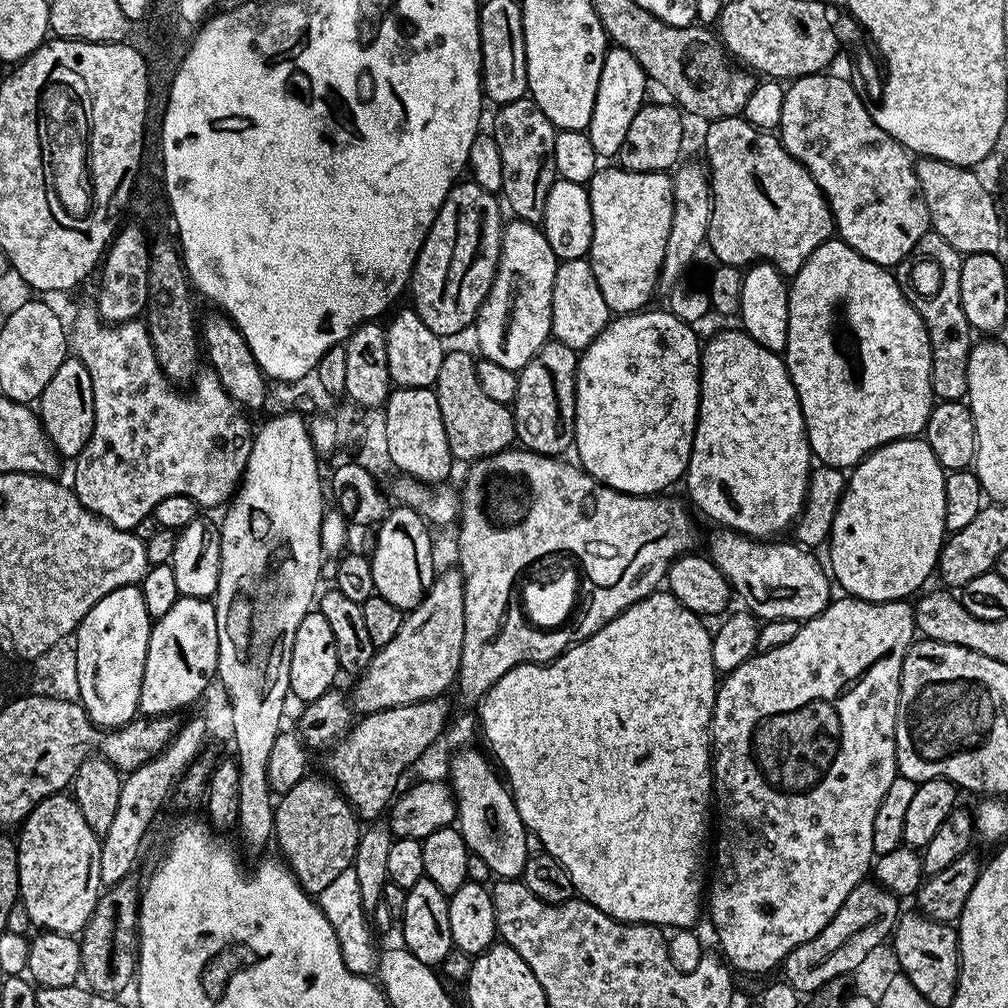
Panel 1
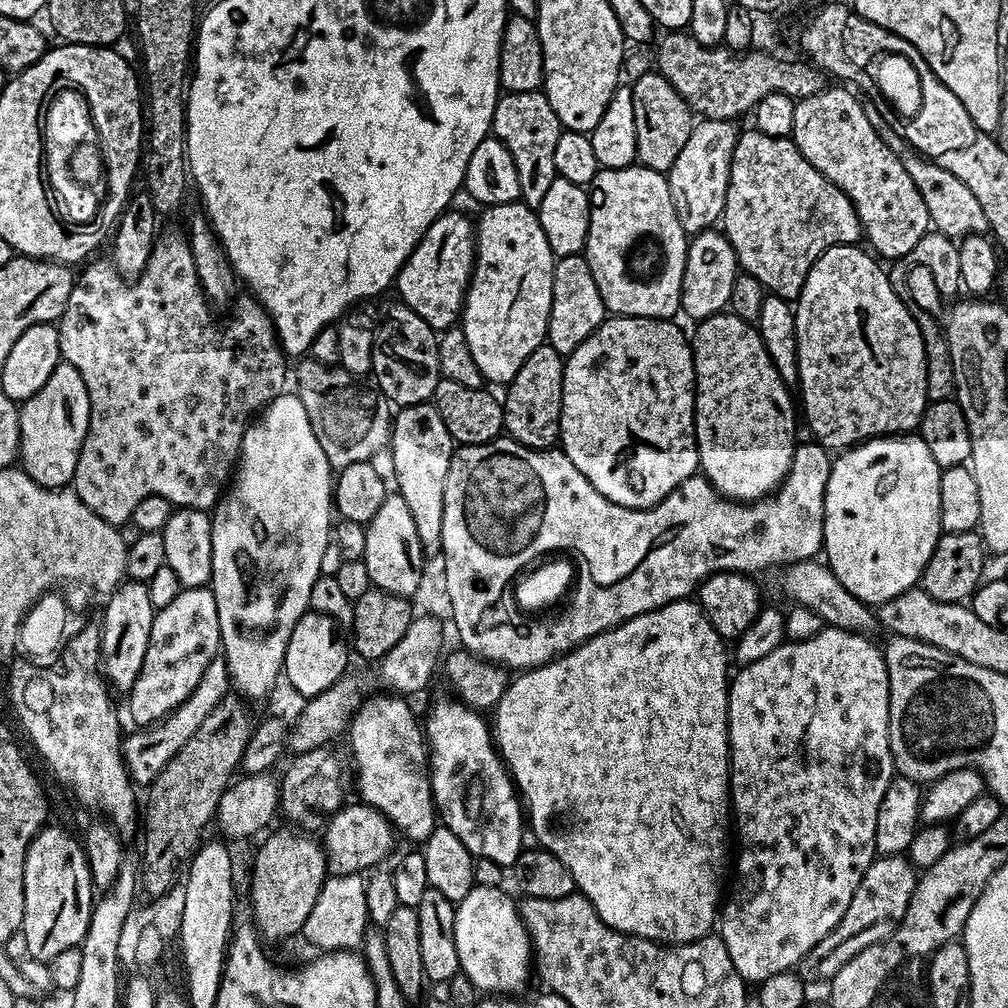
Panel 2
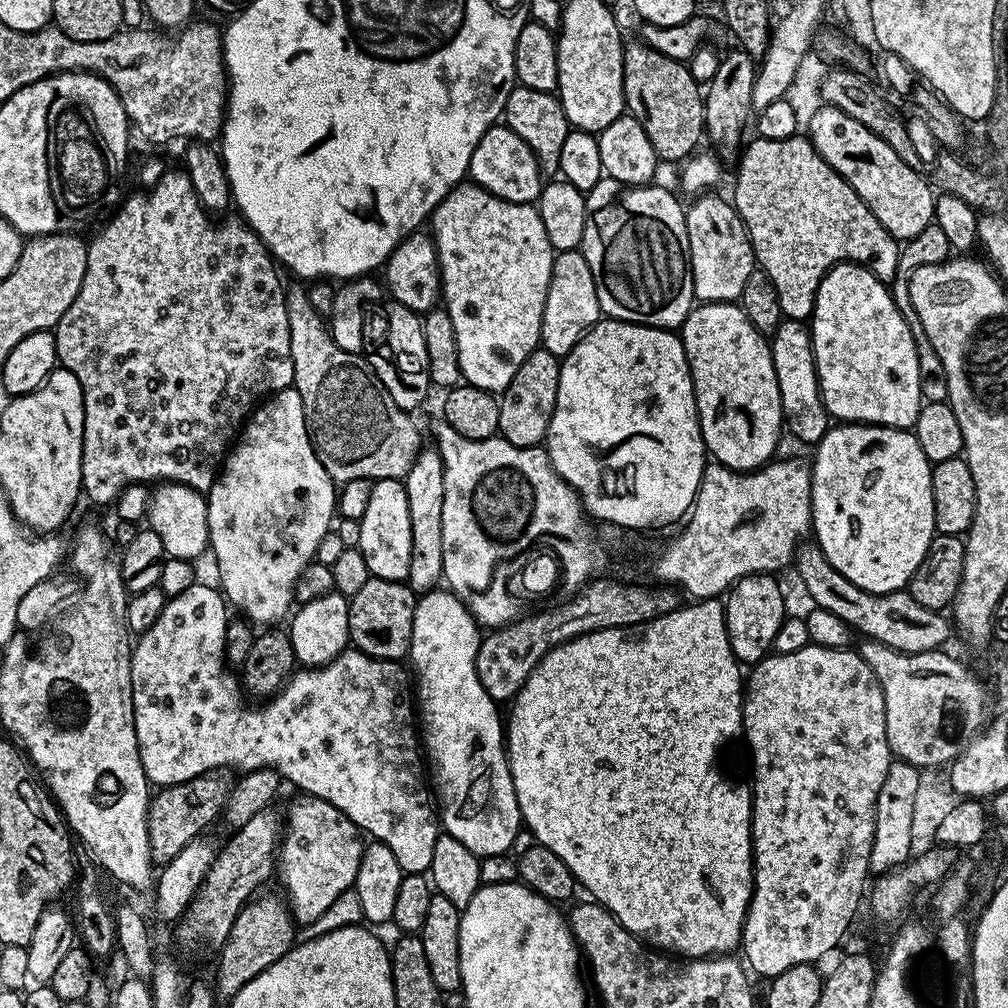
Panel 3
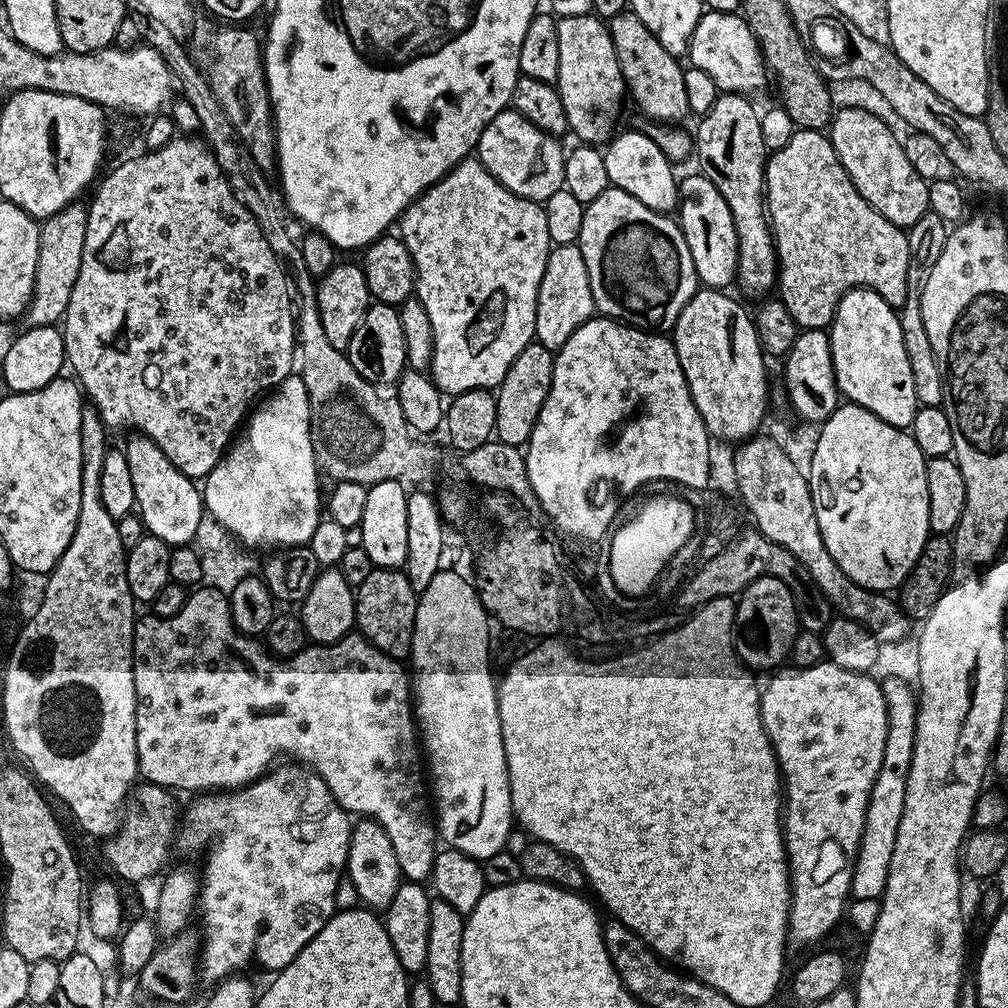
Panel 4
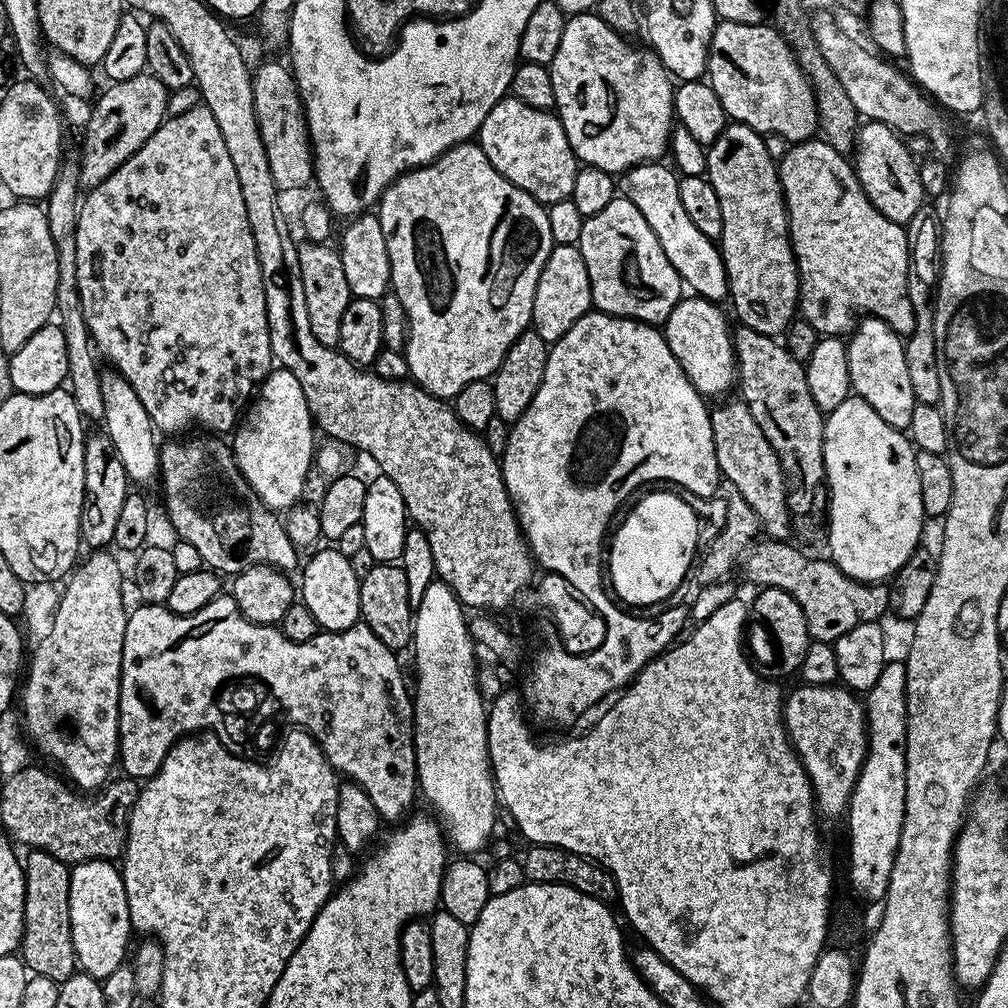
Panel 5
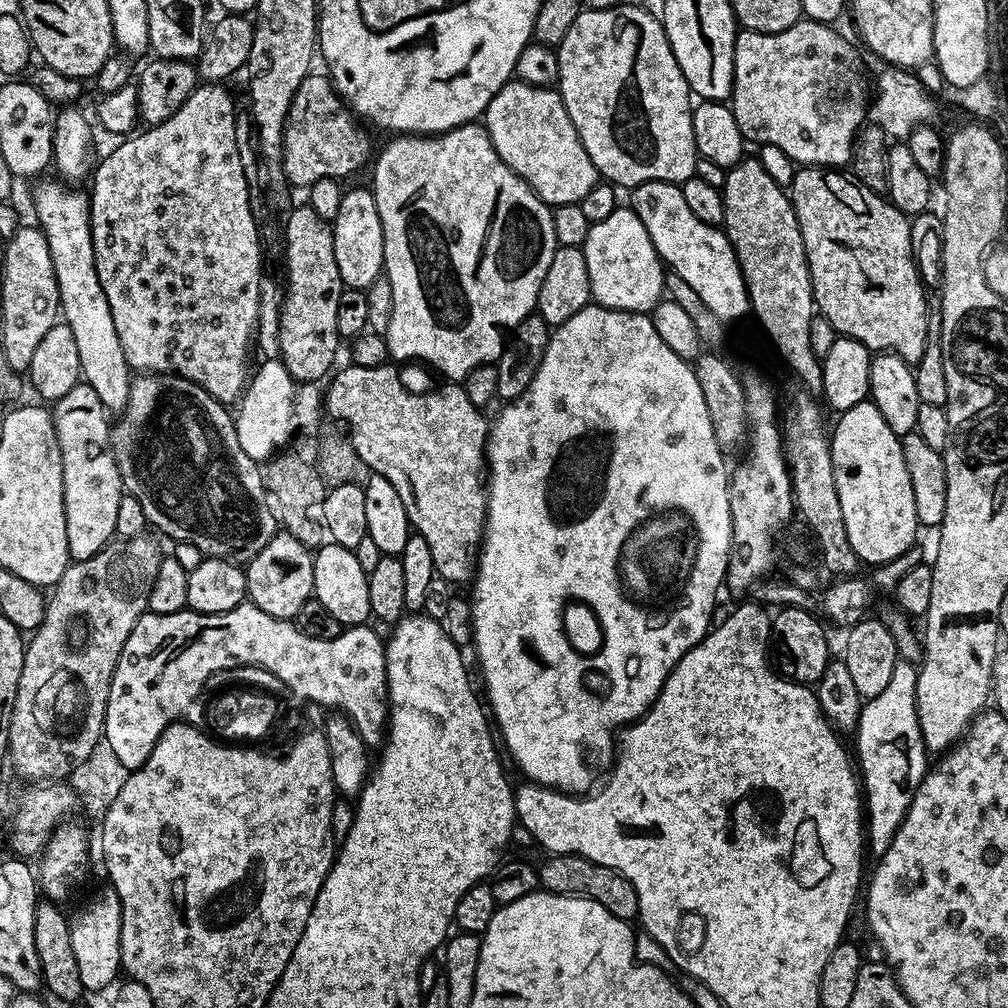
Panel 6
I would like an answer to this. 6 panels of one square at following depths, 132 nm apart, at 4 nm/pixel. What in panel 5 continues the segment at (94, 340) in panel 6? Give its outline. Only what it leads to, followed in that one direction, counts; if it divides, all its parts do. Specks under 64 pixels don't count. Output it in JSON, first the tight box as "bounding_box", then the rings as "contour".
{"bounding_box":[100,370,160,486],"contour":[[[115,370],[101,371],[100,382],[104,407],[103,431],[110,438],[110,442],[114,442],[114,450],[129,481],[136,486],[144,486],[140,484],[148,484],[151,480],[153,483],[160,470],[160,449],[150,414],[146,414],[146,406],[142,406],[142,398],[134,394],[134,386],[130,386],[130,382],[126,382],[126,378]]]}

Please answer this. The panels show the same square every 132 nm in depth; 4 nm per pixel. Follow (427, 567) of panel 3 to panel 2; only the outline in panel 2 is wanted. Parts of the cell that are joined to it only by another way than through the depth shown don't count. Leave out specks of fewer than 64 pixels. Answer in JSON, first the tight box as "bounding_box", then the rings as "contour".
{"bounding_box":[390,403,454,553],"contour":[[[435,403],[410,404],[395,413],[391,423],[390,455],[396,471],[397,493],[406,498],[425,553],[440,552],[442,510],[446,494],[446,470],[450,470],[454,441]]]}

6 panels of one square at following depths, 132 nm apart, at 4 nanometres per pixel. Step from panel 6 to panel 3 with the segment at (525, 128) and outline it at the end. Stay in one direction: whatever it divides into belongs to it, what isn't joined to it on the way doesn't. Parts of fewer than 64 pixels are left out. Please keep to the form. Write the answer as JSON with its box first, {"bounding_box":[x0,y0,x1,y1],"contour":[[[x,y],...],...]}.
{"bounding_box":[468,126,542,204],"contour":[[[490,126],[485,130],[478,146],[474,146],[468,176],[471,183],[515,204],[532,204],[540,198],[542,173],[538,162],[530,146],[526,146],[526,142],[506,126]]]}

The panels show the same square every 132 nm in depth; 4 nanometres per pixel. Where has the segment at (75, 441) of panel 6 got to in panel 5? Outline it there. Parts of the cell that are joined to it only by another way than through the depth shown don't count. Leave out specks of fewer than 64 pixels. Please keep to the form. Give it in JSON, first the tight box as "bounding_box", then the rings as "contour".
{"bounding_box":[80,434,130,550],"contour":[[[107,434],[99,435],[89,435],[84,442],[84,509],[80,519],[80,538],[92,550],[112,544],[122,502],[126,502],[130,491],[130,481],[114,450],[114,442],[110,442]]]}

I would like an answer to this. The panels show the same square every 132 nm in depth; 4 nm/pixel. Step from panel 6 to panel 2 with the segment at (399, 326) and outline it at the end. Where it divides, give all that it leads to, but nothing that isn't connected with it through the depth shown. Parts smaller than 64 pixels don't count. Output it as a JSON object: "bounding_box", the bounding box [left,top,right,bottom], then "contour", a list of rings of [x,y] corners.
{"bounding_box":[462,204,554,386],"contour":[[[493,204],[481,212],[474,224],[476,263],[464,296],[462,327],[485,381],[506,386],[548,335],[554,257],[539,215],[527,204]]]}

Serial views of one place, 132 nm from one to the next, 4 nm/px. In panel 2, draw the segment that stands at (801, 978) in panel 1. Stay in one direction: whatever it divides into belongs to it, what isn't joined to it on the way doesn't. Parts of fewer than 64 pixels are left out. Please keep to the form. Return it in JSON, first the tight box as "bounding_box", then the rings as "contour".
{"bounding_box":[798,855,917,986],"contour":[[[877,855],[872,865],[866,870],[866,874],[862,874],[862,882],[858,882],[858,890],[854,890],[854,898],[850,898],[850,906],[846,906],[846,914],[842,914],[842,922],[838,922],[838,926],[834,926],[834,930],[830,930],[830,934],[826,934],[826,938],[822,938],[822,942],[818,942],[818,946],[814,946],[814,950],[810,950],[810,954],[806,954],[806,958],[800,961],[798,971],[805,985],[812,986],[819,980],[827,981],[830,974],[838,971],[852,955],[864,947],[866,943],[864,935],[867,932],[876,931],[880,932],[878,934],[887,934],[895,931],[902,922],[903,915],[906,914],[911,895],[914,894],[917,877],[917,869],[912,867],[912,862],[907,855]]]}

